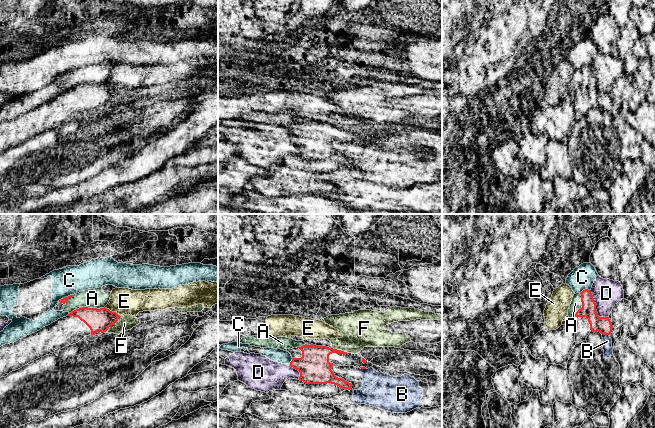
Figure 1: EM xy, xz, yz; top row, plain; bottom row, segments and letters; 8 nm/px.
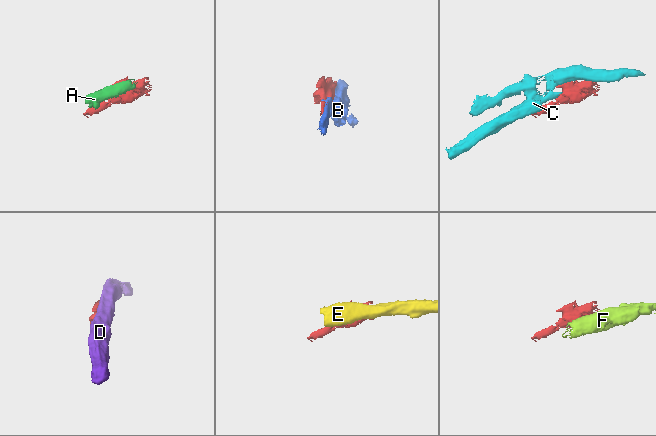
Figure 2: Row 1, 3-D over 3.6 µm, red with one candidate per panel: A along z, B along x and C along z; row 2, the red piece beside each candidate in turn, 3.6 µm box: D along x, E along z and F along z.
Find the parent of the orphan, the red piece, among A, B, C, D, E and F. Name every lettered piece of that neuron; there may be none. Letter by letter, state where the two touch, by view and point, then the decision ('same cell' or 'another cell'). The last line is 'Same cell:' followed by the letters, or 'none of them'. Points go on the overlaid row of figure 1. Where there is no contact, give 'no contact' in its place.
A: meets red in xy at (93, 308); another cell
B: meets red in yz at (605, 334); another cell
C: meets red in yz at (585, 289); another cell
D: meets red in yz at (595, 307); another cell
E: meets red in xy at (111, 311); another cell
F: meets red in xy at (112, 324); another cell
Same cell: none of them

